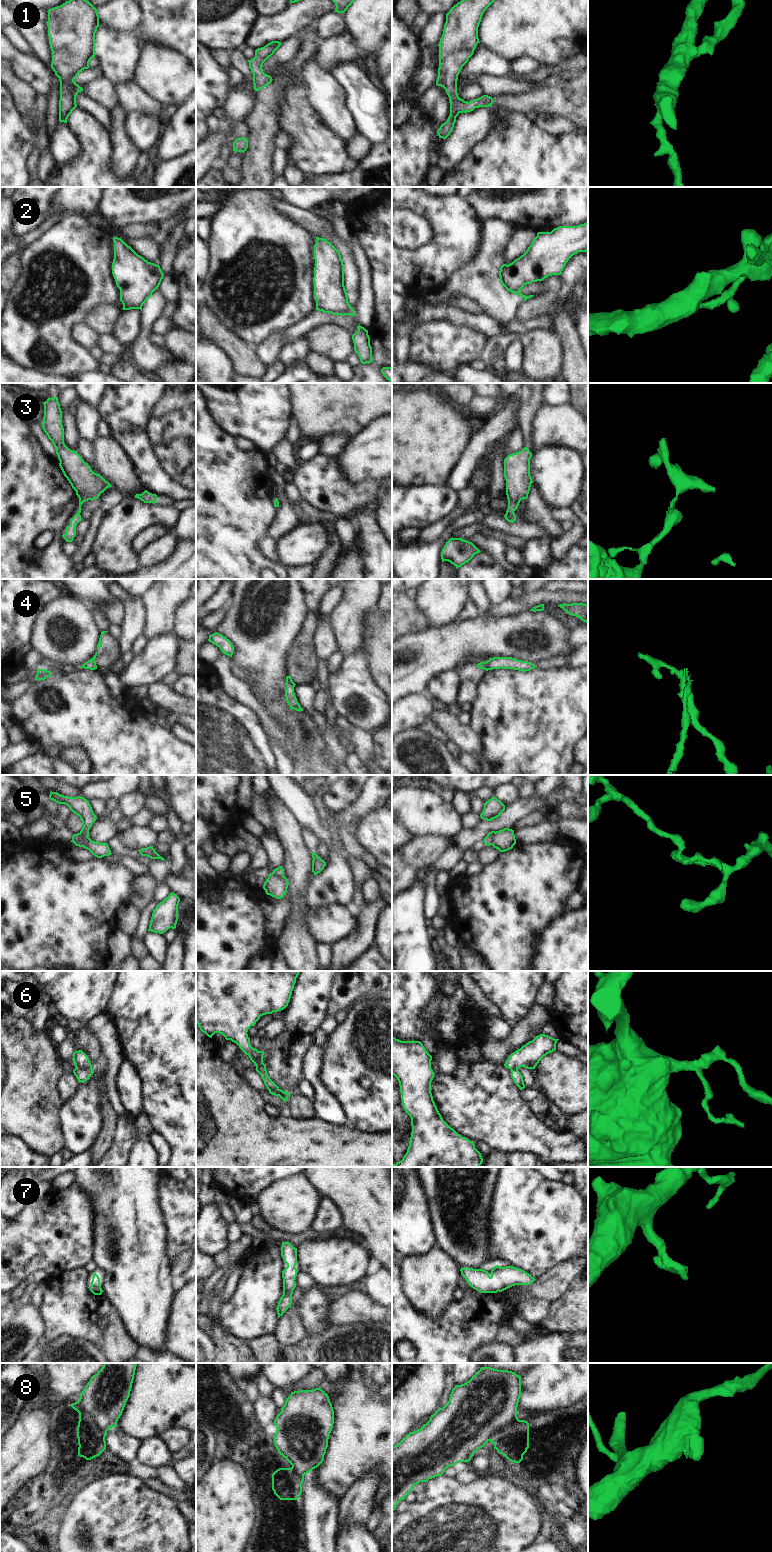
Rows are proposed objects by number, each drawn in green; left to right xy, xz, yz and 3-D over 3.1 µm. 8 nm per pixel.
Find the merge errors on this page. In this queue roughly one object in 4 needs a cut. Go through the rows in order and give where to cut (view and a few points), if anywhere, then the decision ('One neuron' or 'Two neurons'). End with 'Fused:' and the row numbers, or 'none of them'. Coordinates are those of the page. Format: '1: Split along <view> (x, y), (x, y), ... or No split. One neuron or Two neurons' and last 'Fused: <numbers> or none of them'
1: No split. One neuron
2: Split along yz (519, 289), (512, 292). Two neurons
3: No split. One neuron
4: Split along xz (288, 676), (291, 679). Two neurons
5: Split along xy (79, 833), (84, 847). Two neurons
6: Split along xy (76, 1067), (91, 1068). Two neurons
7: No split. One neuron
8: No split. One neuron
Fused: 2, 4, 5, 6.

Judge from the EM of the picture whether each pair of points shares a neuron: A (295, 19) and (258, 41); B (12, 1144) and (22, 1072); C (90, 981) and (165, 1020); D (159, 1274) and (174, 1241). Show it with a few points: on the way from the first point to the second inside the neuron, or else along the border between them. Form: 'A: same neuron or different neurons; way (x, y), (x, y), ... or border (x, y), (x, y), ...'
A: same neuron; way (286, 24), (279, 28), (271, 28), (267, 32)
B: different neurons; border (10, 1136), (19, 1138), (32, 1151)
C: different neurons; border (114, 981), (103, 1012)
D: different neurons; border (166, 1232), (166, 1249), (170, 1257)

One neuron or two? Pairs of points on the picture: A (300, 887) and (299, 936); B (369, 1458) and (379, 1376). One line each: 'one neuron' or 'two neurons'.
A: one neuron
B: one neuron

